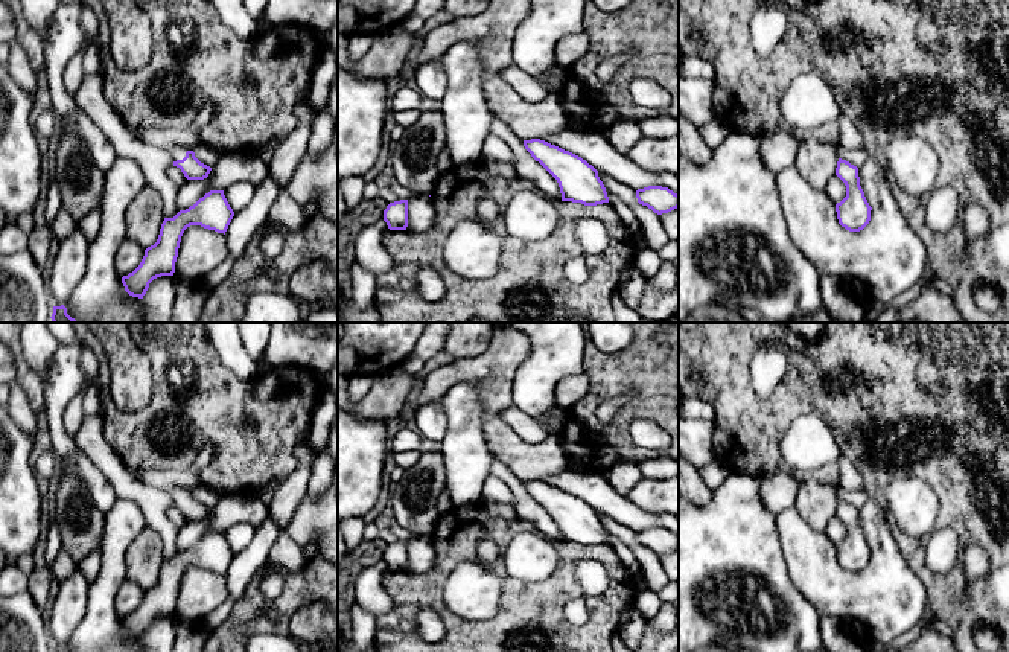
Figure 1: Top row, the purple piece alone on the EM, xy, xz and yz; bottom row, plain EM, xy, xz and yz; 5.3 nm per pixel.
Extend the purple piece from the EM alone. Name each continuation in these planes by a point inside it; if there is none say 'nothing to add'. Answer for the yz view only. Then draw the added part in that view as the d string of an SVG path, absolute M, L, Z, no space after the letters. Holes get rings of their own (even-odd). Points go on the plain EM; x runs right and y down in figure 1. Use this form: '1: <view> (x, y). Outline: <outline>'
nothing to add

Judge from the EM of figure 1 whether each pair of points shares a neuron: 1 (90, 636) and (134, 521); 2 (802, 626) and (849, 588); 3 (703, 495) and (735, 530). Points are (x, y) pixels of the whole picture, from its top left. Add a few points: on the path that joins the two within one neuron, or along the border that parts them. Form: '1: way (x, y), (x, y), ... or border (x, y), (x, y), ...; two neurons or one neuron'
1: way (101, 607), (101, 594), (113, 573), (113, 550); one neuron
2: border (795, 585), (822, 617); two neurons
3: border (712, 491), (706, 503), (694, 504); two neurons

